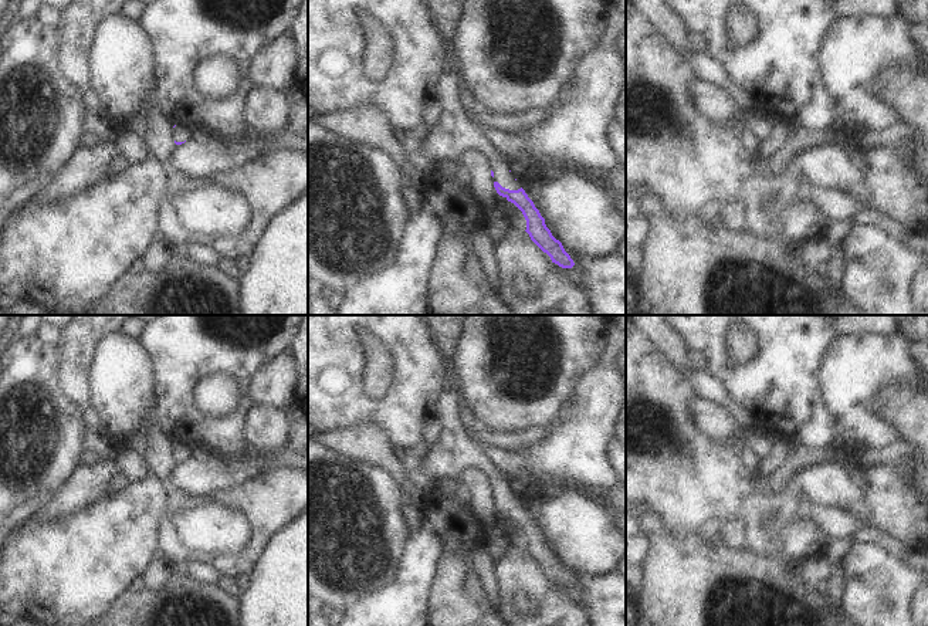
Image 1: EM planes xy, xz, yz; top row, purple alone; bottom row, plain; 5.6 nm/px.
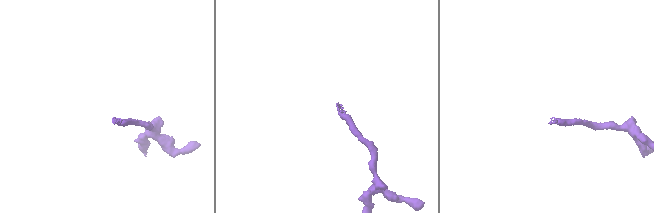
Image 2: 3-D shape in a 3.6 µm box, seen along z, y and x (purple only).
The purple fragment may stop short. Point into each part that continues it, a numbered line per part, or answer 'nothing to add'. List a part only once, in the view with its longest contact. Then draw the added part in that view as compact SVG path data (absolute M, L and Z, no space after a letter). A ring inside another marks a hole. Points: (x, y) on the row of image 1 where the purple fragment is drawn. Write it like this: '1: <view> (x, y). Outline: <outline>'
1: xz (453, 134). Outline: M441 74L437 84L437 98L443 111L438 122L419 145L430 166L457 159L464 150L484 153L494 172L494 182L509 190L521 189L521 183L509 172L509 162L470 121L460 104L460 75Z

